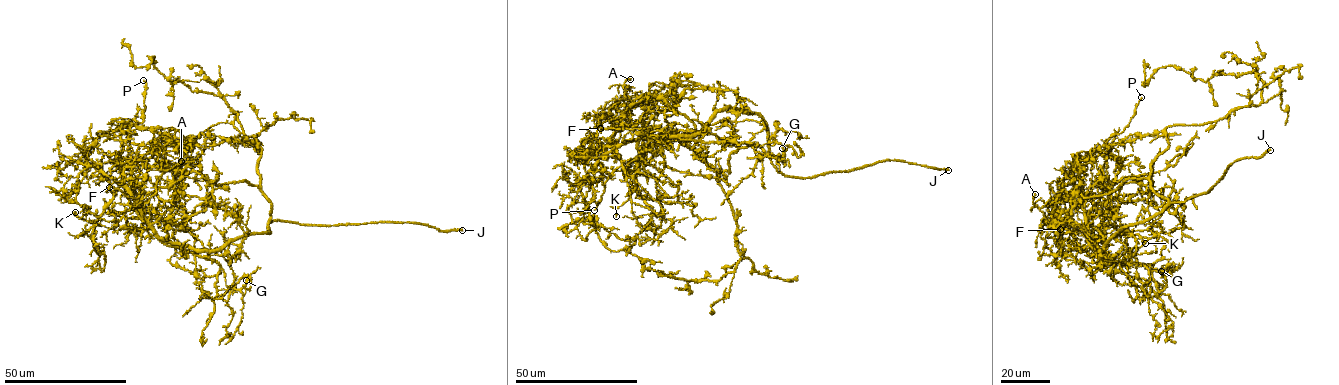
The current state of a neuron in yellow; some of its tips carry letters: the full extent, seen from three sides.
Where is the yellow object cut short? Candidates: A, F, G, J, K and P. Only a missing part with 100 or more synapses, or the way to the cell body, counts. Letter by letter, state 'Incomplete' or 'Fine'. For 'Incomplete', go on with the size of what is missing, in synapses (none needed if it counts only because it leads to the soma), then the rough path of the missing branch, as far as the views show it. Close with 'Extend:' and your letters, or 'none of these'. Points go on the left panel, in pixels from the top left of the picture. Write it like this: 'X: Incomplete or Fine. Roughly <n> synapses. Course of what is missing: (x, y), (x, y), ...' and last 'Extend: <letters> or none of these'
A: Fine
F: Incomplete. Course of what is missing: (109, 187), (91, 187), (71, 203), (59, 209), (53, 216), (55, 242)
G: Fine
J: Incomplete. Roughly 600 synapses
K: Fine
P: Fine
Extend: F, J

